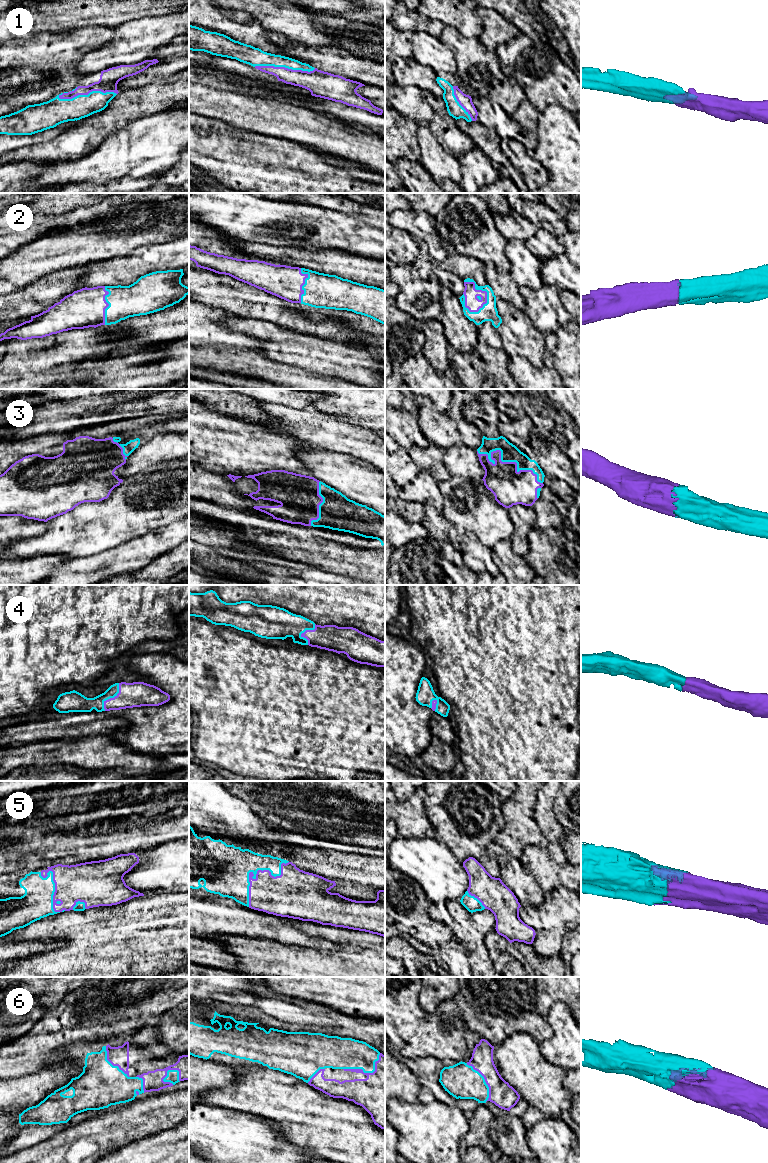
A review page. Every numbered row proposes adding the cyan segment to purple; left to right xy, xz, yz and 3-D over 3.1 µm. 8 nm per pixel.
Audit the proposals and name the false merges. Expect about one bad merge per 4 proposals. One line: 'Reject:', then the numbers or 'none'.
Reject: none

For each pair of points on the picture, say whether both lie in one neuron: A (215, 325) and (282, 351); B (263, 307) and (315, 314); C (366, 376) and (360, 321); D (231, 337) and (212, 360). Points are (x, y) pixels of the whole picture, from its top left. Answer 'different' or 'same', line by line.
A: different
B: different
C: different
D: different

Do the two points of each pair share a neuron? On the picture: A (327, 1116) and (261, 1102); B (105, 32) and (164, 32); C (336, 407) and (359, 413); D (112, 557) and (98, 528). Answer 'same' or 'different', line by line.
A: same
B: different
C: same
D: different

